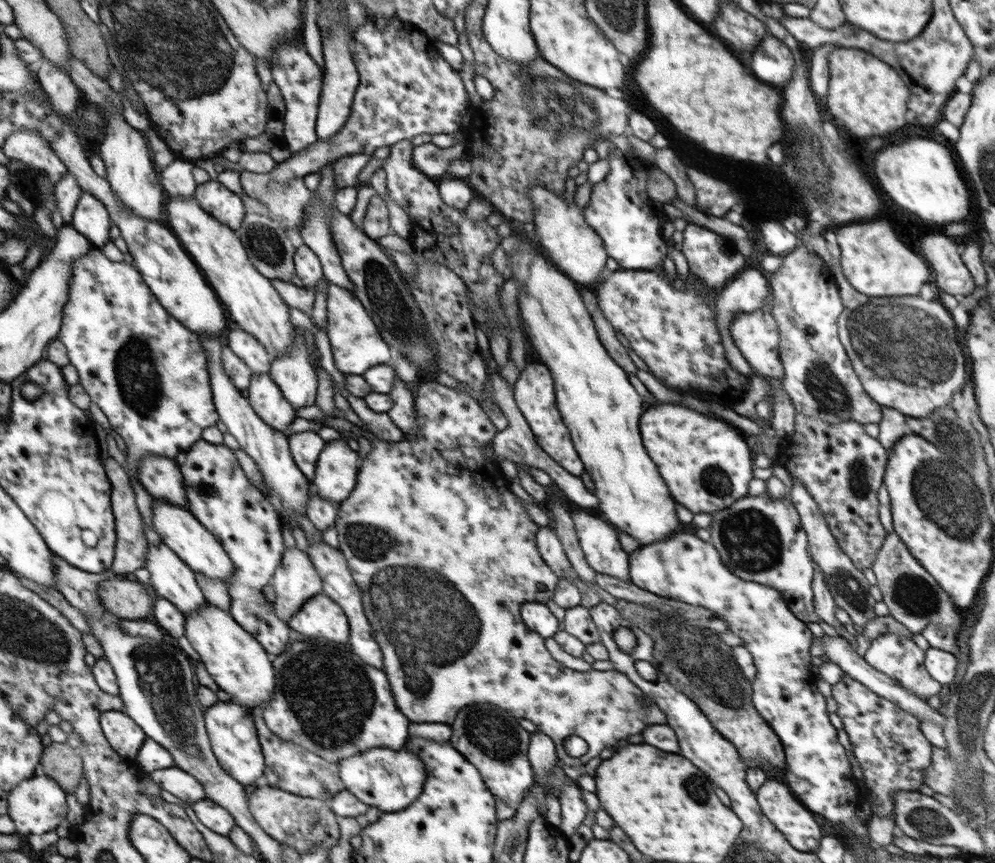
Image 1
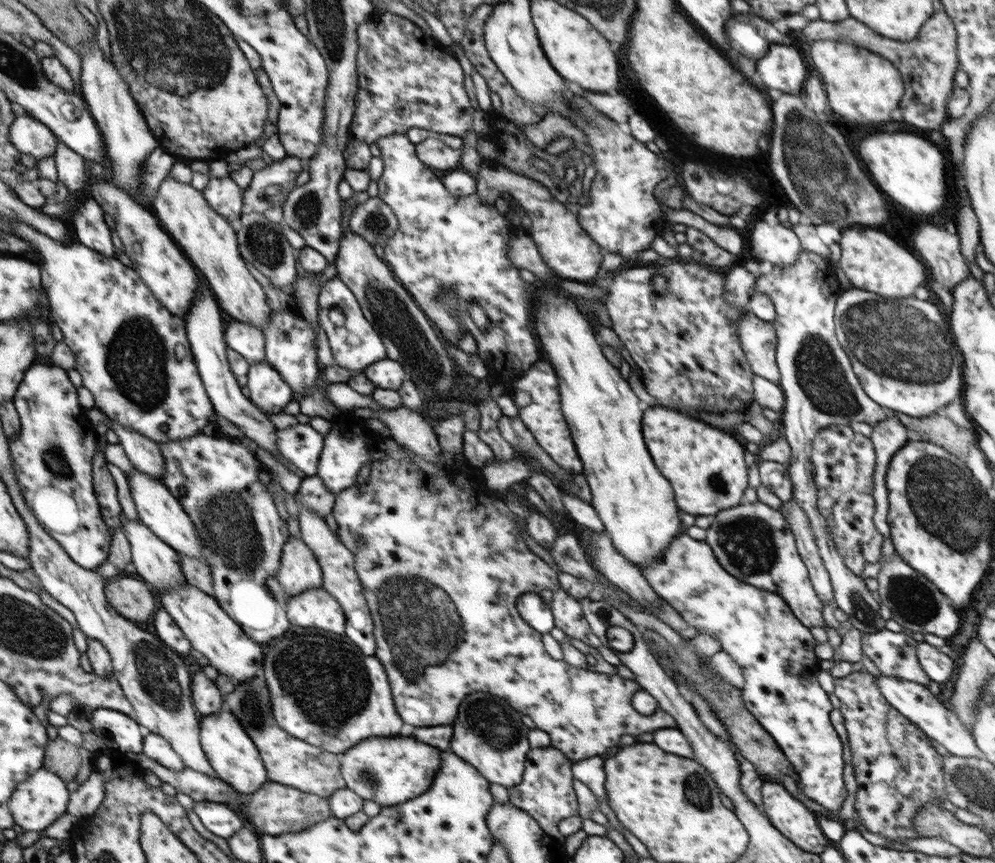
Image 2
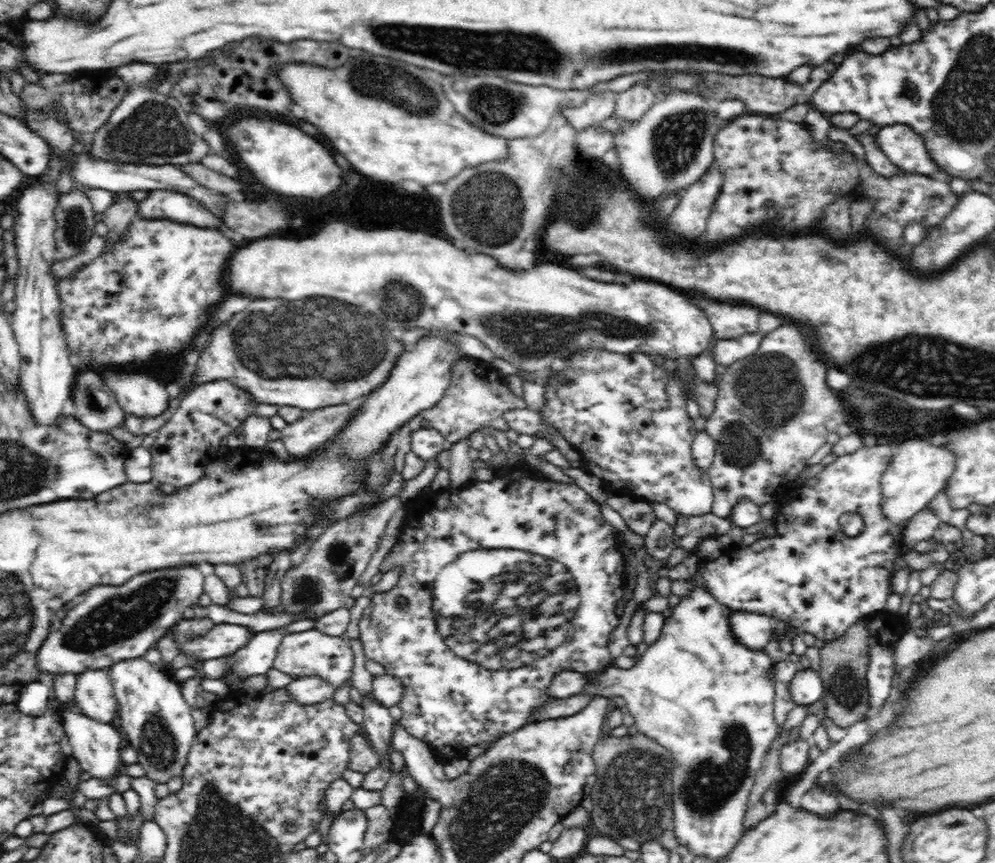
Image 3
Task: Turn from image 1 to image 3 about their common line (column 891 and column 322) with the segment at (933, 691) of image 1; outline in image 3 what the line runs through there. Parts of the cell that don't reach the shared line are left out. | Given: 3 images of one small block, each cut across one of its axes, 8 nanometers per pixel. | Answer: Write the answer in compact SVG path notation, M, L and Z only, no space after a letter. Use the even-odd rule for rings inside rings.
M310 629L303 632L290 633L284 636L280 646L277 648L275 659L273 660L273 668L289 674L293 679L305 676L320 676L324 678L329 684L335 686L336 692L339 693L339 689L345 690L352 687L352 670L353 662L355 659L355 653L349 643L348 639L339 636L328 636L319 630Z

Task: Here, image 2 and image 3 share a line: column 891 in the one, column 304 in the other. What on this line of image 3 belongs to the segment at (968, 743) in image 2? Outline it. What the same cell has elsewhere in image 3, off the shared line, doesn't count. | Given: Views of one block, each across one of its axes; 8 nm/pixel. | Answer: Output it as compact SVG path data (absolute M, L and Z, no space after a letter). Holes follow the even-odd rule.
M316 675L298 677L286 686L286 690L288 690L289 696L292 696L298 703L302 703L303 706L333 699L333 696L337 694L334 685Z

